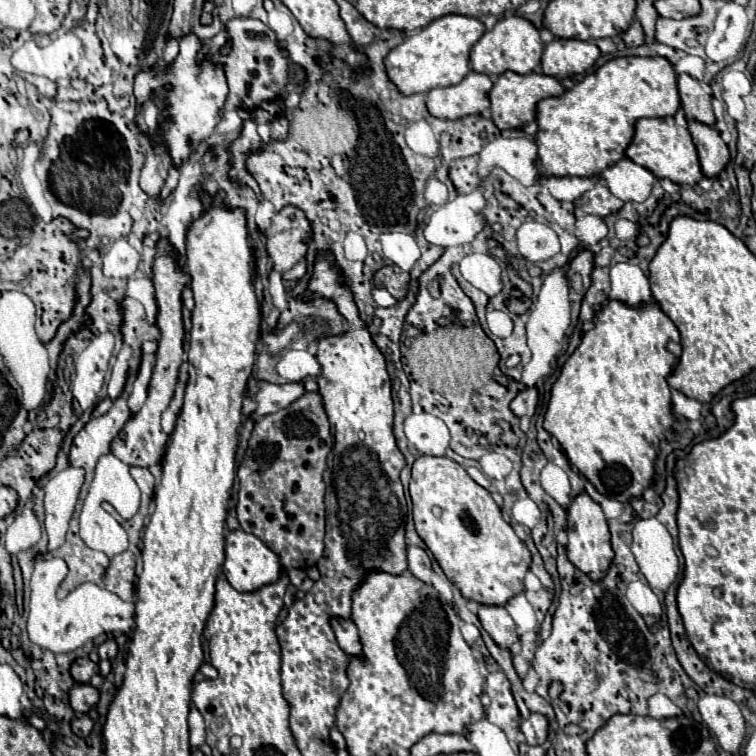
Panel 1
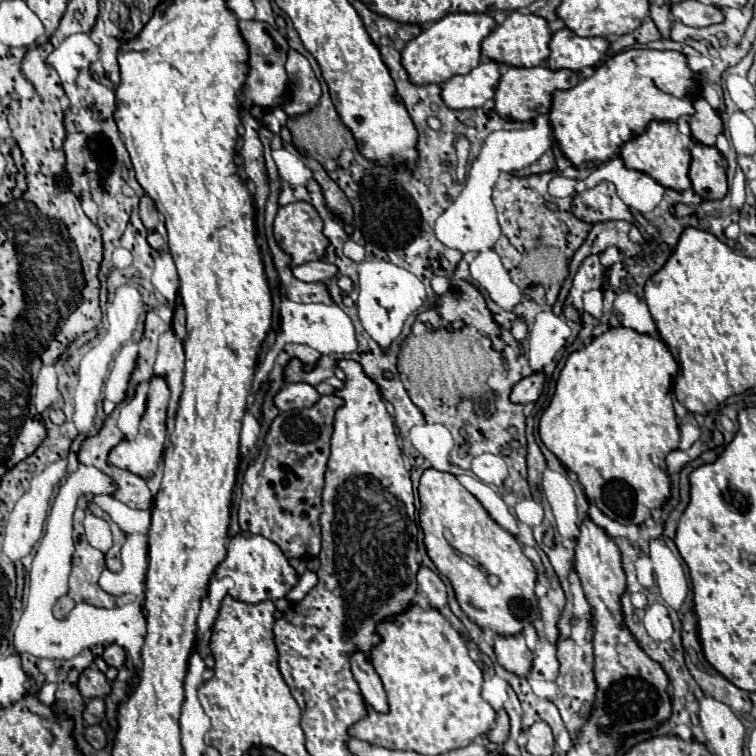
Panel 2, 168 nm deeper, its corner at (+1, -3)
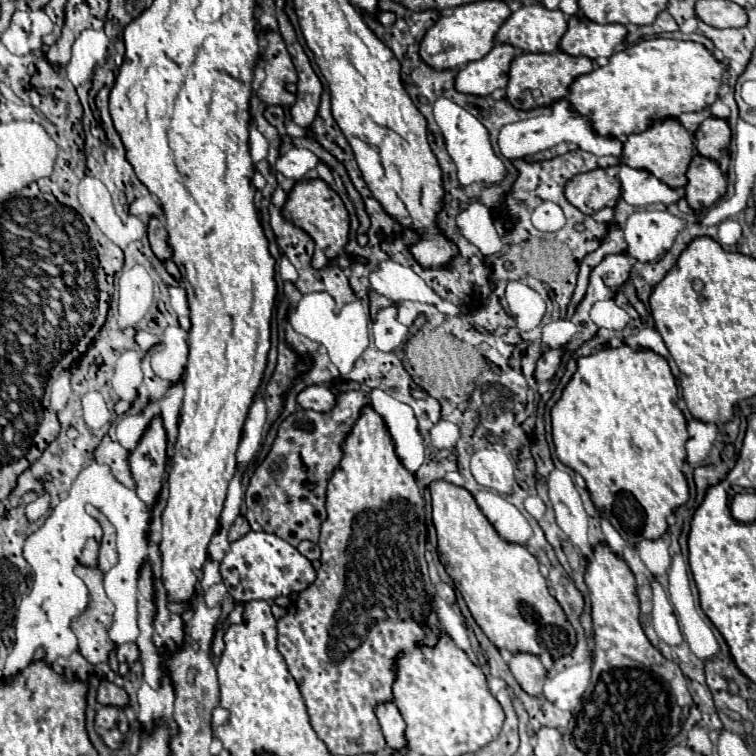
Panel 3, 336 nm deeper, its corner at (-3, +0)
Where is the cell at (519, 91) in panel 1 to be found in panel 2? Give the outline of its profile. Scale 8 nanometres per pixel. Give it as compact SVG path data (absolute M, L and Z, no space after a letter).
M540 65L540 67L506 67L508 71L502 73L496 95L494 95L494 103L496 103L496 113L502 119L508 121L532 121L538 115L546 115L550 111L550 97L556 89L572 89L578 81L580 75L568 69L560 69L560 71L550 71L548 67Z

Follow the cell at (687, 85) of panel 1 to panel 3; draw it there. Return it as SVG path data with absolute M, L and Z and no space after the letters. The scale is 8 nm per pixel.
M708 118L696 132L696 150L700 156L720 162L724 150L730 144L730 126L726 120Z

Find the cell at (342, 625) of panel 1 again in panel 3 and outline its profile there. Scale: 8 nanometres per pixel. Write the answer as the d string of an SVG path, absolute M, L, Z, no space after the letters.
M386 702L386 704L378 706L376 716L378 716L380 728L382 728L382 734L384 734L386 742L388 742L388 746L394 748L394 750L406 748L406 736L404 736L406 722L402 720L396 704L394 702Z

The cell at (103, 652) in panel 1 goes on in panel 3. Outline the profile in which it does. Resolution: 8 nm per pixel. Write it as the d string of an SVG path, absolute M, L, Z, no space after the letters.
M122 644L116 648L116 656L118 656L118 662L134 664L136 660L140 660L140 650L136 644Z

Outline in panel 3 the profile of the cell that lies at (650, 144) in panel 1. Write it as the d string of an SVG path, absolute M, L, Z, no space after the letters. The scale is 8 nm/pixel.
M668 118L668 120L654 122L654 126L650 126L648 130L640 134L630 134L622 148L622 162L630 168L648 170L650 174L654 174L658 180L662 180L670 188L684 188L686 170L692 160L692 146L694 146L694 140L690 132L678 120Z

